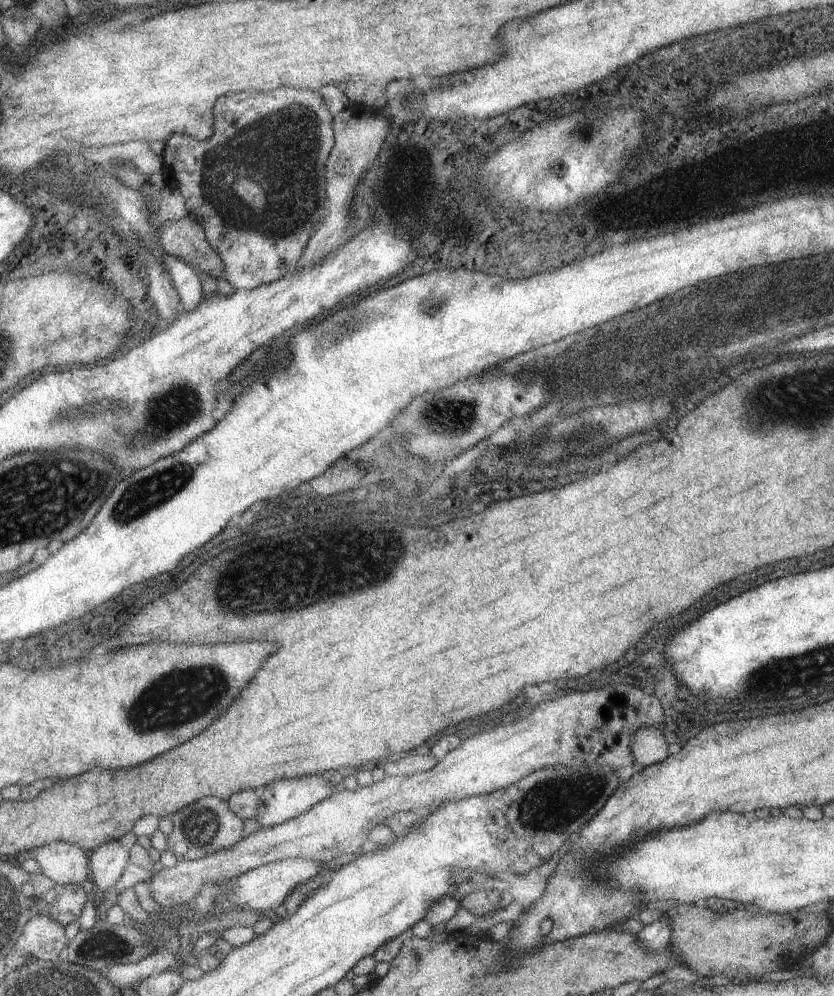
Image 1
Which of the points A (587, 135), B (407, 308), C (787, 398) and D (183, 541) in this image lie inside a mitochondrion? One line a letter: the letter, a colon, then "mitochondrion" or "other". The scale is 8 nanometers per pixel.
A: mitochondrion
B: mitochondrion
C: mitochondrion
D: other

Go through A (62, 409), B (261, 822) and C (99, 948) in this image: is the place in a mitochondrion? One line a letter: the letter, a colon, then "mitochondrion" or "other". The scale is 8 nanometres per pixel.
A: other
B: other
C: mitochondrion

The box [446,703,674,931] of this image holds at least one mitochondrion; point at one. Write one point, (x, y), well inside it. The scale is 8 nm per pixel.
(550, 805)

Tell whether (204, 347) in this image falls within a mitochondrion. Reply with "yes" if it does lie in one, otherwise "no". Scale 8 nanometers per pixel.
no

